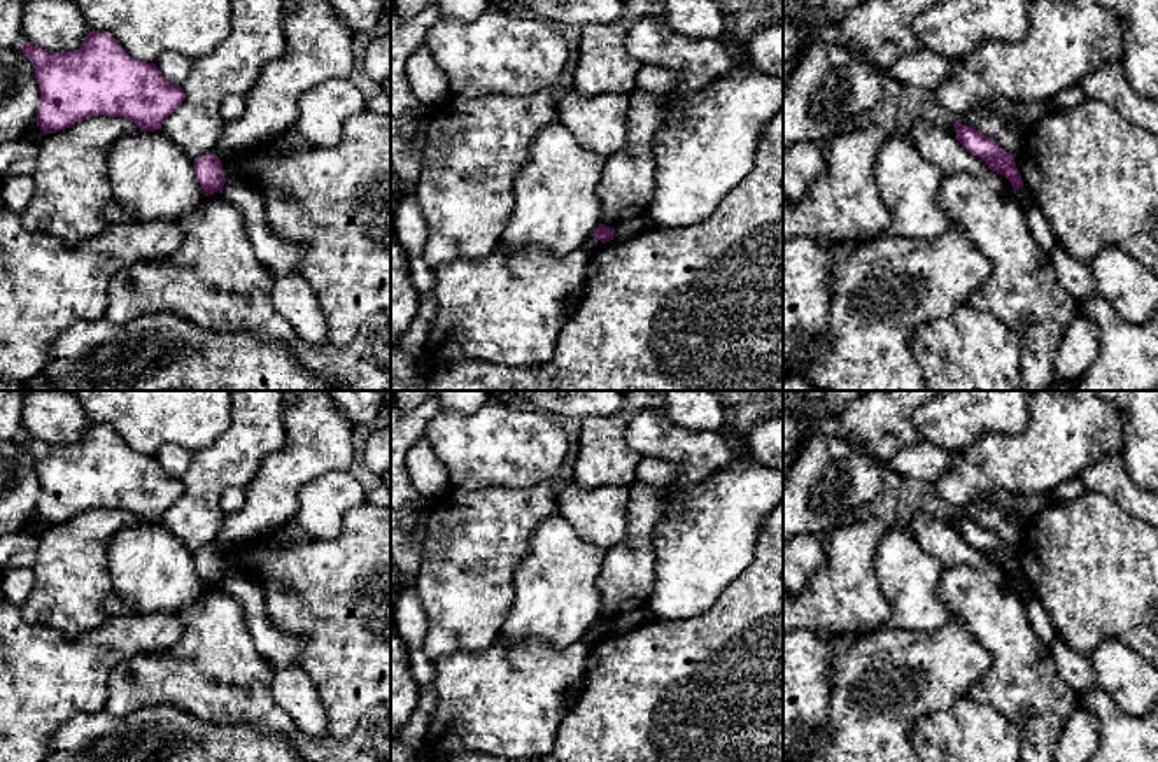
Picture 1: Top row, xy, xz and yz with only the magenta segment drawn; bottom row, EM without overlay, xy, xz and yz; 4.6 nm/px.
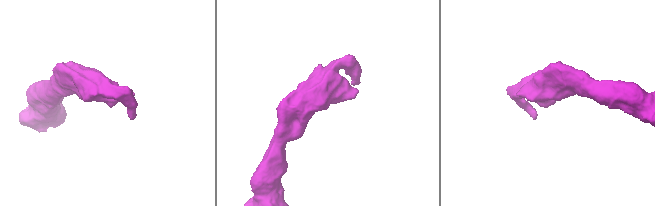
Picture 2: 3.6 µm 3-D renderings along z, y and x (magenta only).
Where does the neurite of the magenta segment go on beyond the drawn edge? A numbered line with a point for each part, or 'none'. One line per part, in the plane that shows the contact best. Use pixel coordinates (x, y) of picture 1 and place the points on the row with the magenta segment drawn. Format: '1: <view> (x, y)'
none

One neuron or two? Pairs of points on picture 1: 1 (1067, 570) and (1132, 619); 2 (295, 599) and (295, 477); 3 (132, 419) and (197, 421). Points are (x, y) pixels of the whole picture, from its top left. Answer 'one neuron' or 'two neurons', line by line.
1: one neuron
2: two neurons
3: one neuron

